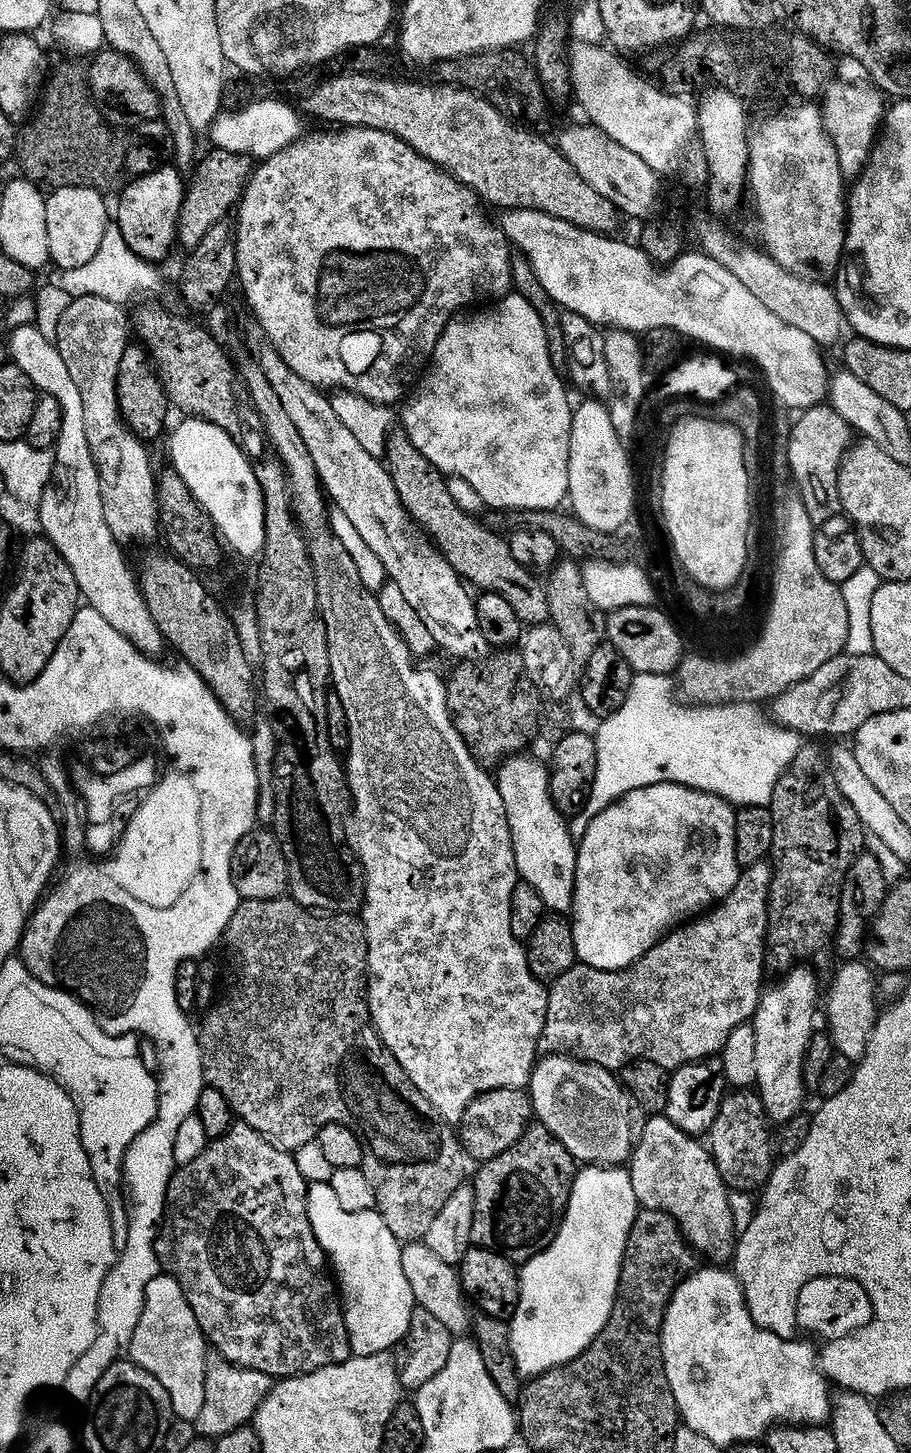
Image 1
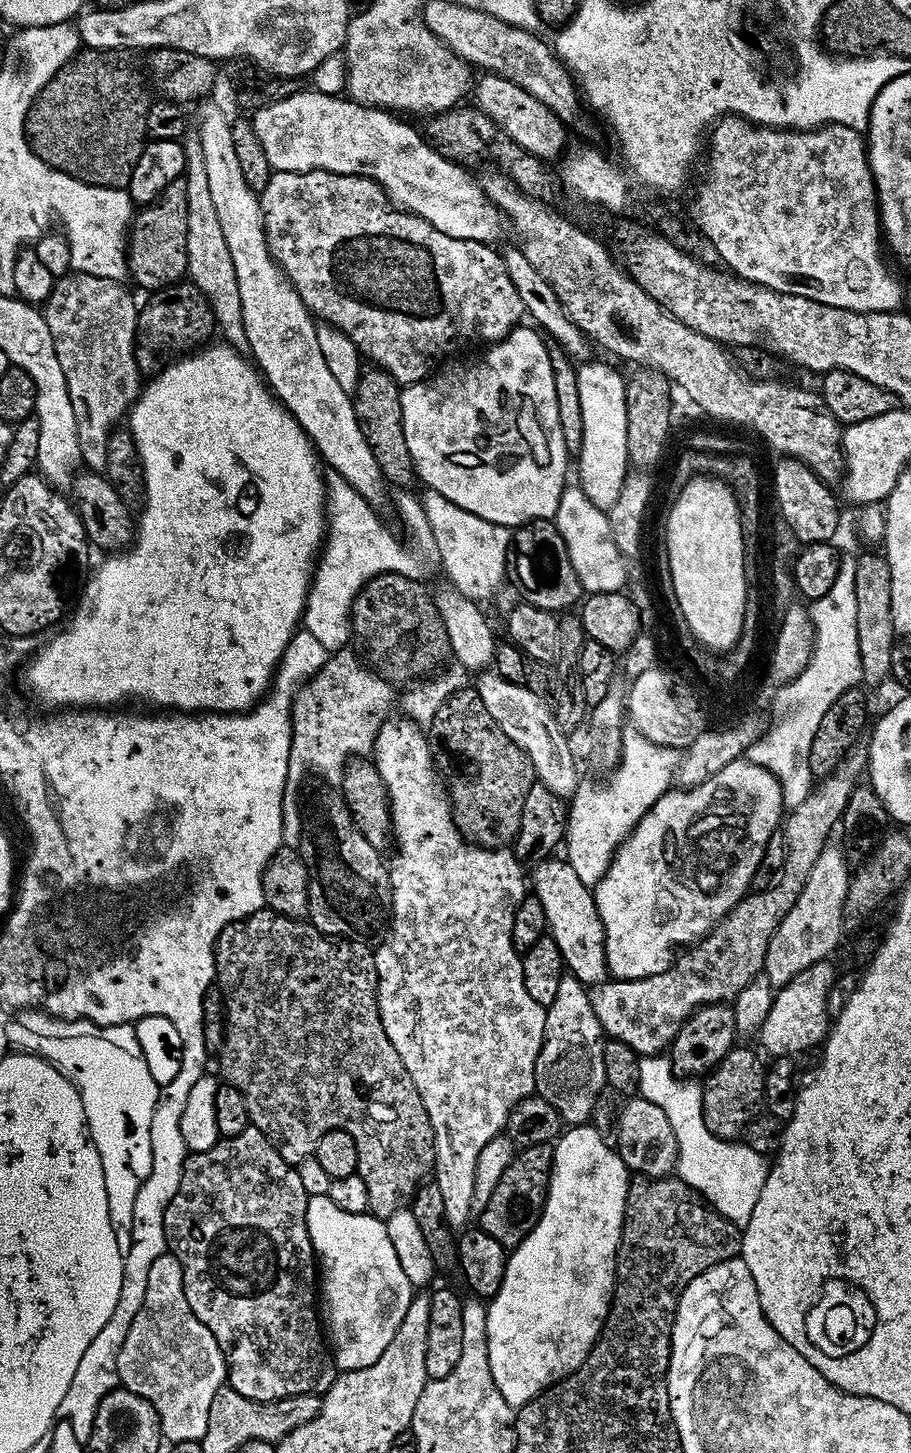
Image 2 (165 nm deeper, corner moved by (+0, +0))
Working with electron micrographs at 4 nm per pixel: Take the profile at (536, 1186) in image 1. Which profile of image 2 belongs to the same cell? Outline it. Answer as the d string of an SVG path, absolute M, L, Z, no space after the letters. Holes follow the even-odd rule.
M535 1144L523 1149L513 1159L510 1166L498 1178L498 1186L494 1194L490 1194L490 1202L478 1214L479 1231L490 1234L506 1250L513 1250L522 1243L534 1226L539 1222L540 1214L547 1200L549 1173L552 1170L553 1149L547 1144Z

